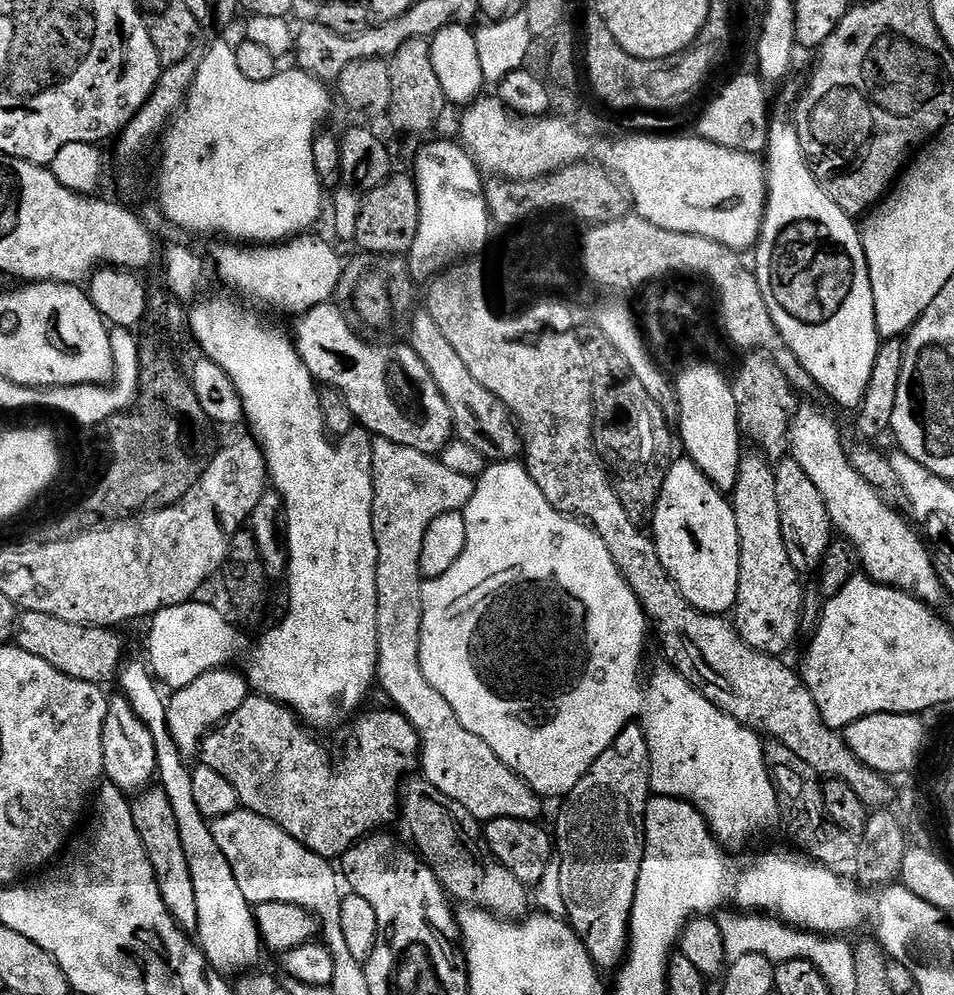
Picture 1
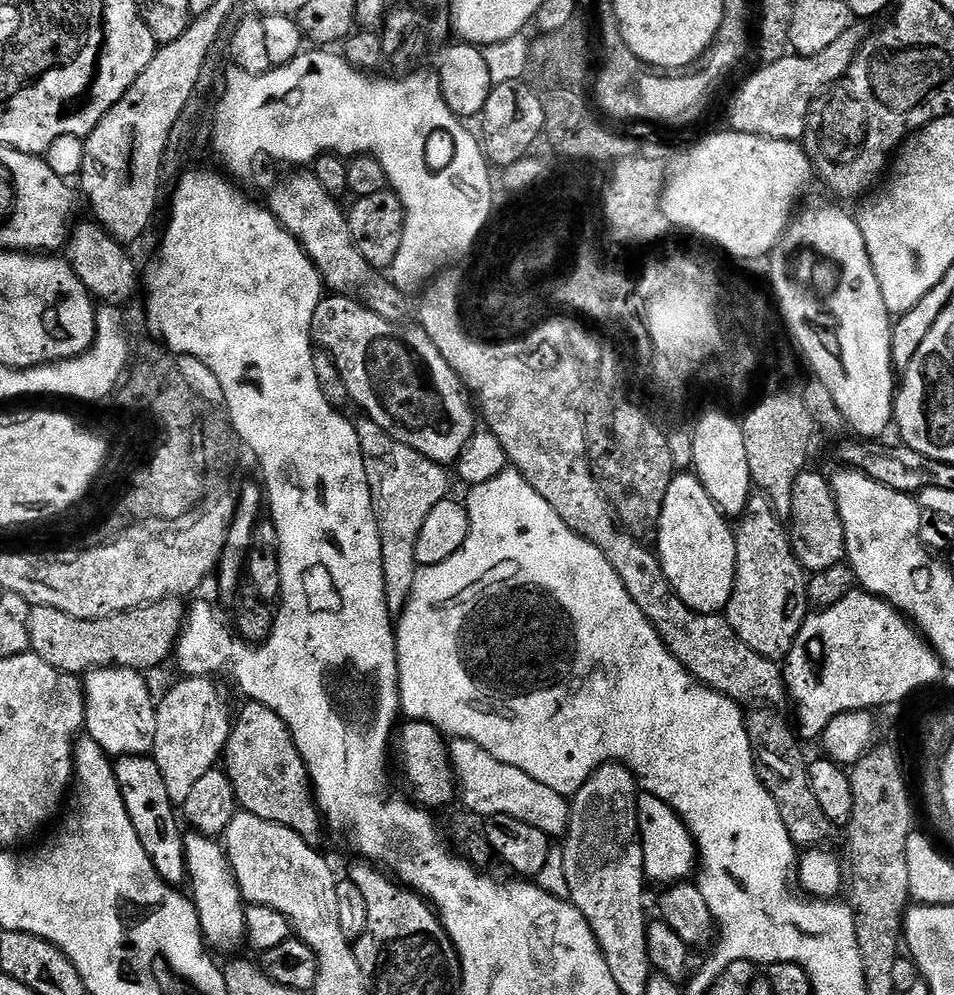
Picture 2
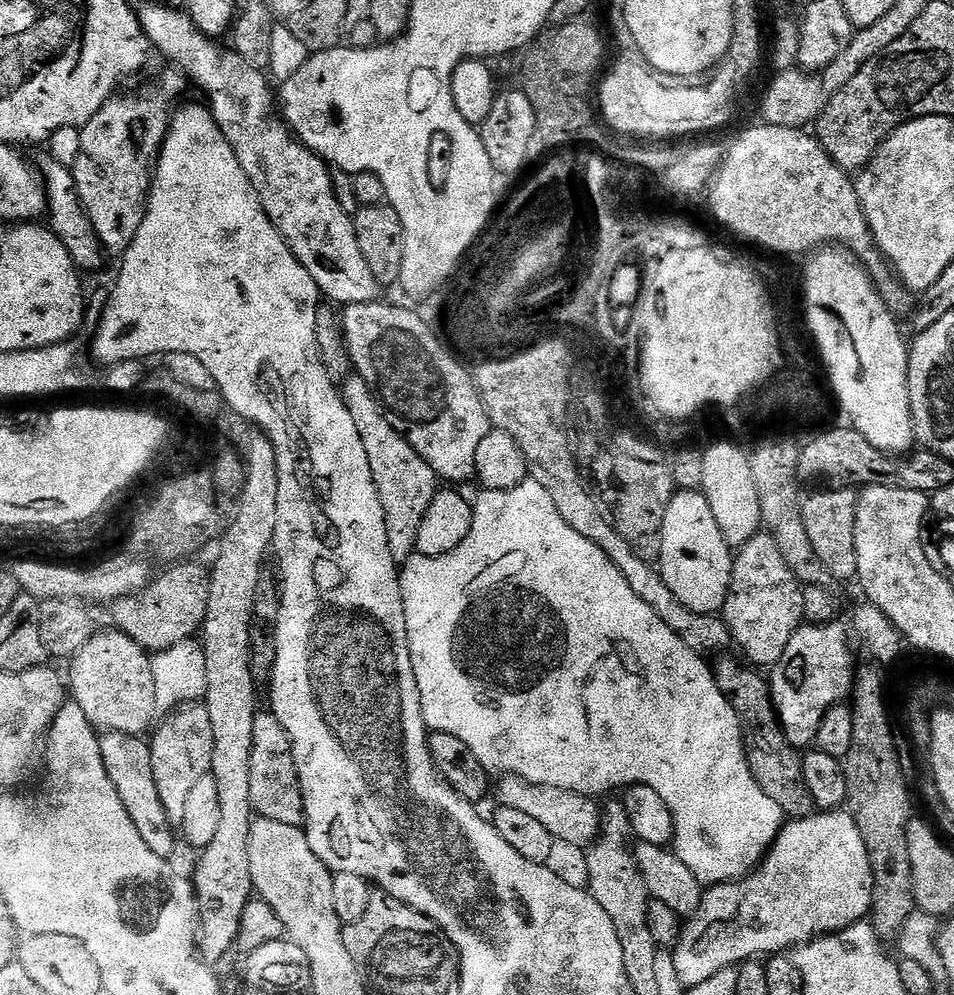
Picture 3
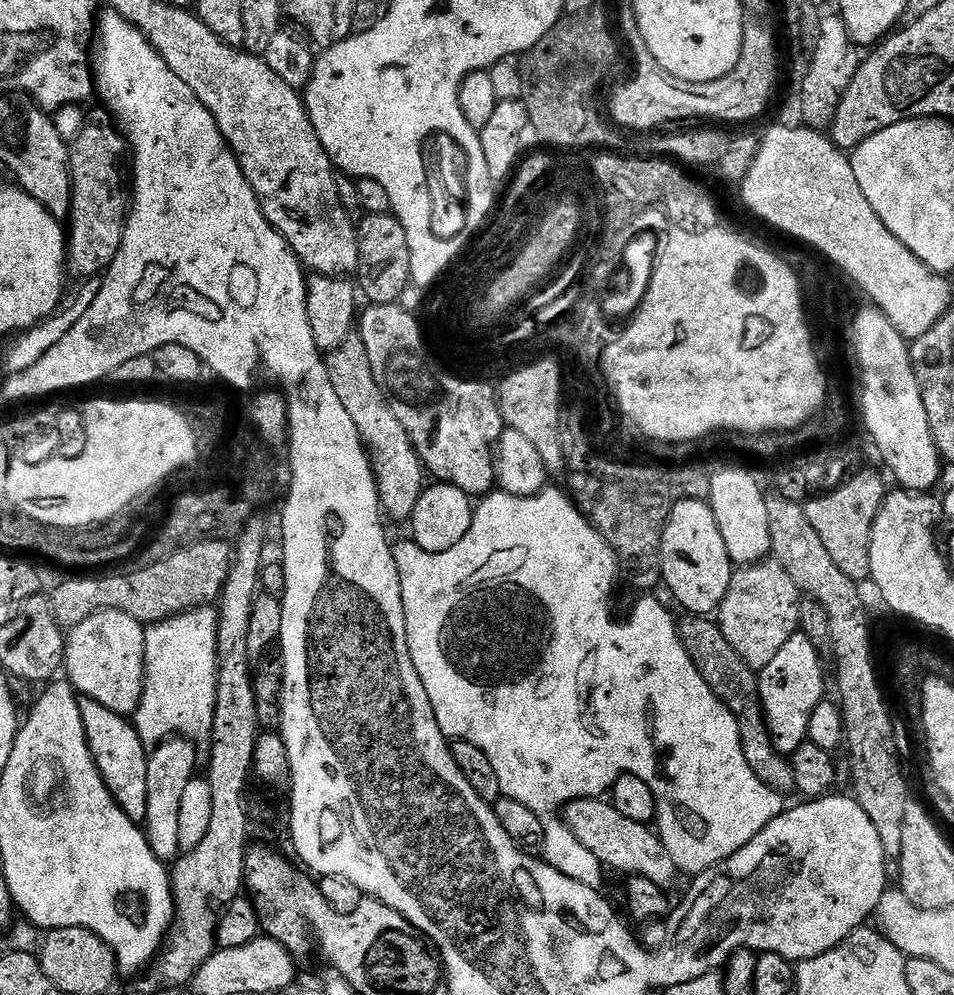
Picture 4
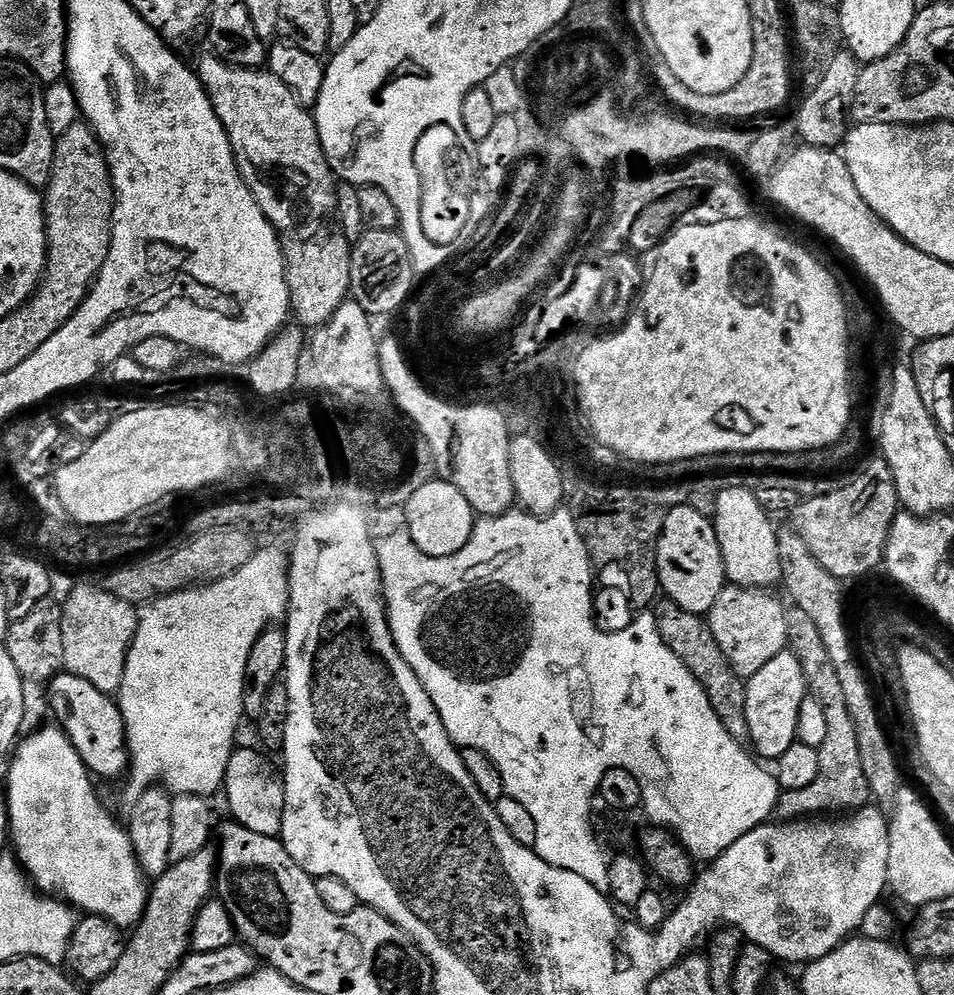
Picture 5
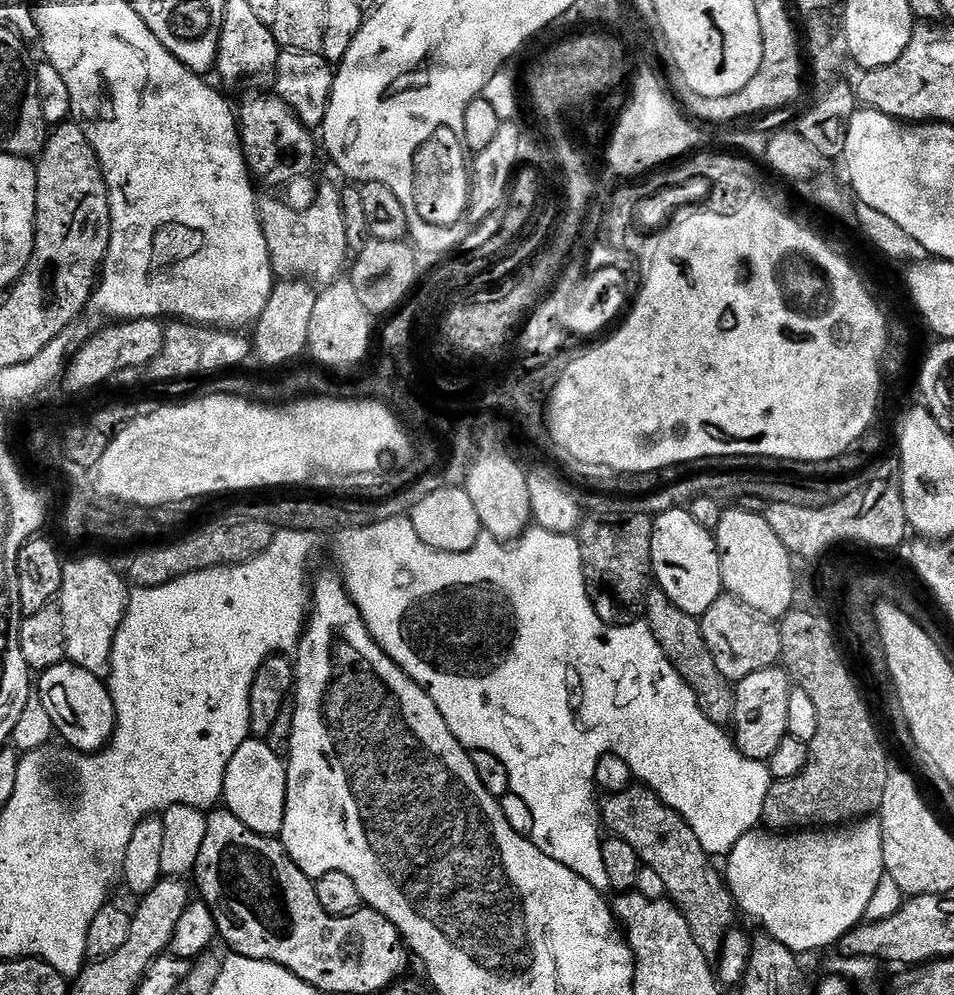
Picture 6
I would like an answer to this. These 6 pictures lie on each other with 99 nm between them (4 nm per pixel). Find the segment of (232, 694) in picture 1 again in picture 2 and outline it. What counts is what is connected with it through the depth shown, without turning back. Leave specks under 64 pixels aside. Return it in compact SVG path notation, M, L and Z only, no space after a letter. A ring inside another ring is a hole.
M184 678L181 681L164 697L159 697L154 746L150 753L158 770L162 770L162 782L166 782L172 803L177 806L183 806L195 784L217 767L234 723L233 709L228 709L228 700L215 679Z

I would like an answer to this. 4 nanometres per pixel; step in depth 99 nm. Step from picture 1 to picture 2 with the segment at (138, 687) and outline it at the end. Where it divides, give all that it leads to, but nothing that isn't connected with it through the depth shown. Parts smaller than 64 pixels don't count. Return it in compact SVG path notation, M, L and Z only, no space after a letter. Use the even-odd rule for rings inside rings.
M192 830L184 837L184 857L188 863L187 883L192 884L190 899L196 905L196 913L200 919L200 928L209 949L236 954L246 944L246 918L244 909L246 901L240 894L236 874L232 871L232 863L228 861L228 853L223 843L211 836Z

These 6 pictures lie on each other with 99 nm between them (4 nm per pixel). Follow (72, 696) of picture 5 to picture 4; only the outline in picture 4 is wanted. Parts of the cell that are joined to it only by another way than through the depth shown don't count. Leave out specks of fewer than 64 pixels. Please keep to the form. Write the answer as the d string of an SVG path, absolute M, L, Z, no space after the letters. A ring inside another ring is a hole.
M87 698L80 700L80 713L92 757L109 792L116 799L116 805L130 819L143 822L146 818L146 774L150 752L143 738L136 733L135 723L131 719L119 716L114 710L106 710L106 706Z

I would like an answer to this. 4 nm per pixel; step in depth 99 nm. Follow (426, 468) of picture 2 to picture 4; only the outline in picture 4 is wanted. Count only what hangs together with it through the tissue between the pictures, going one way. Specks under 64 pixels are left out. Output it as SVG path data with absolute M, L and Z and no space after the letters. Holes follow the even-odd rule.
M349 338L339 350L327 357L326 363L334 394L338 394L338 402L342 402L346 414L350 414L354 426L360 431L361 441L370 449L383 515L389 521L407 521L414 506L418 506L418 498L424 493L426 469L420 463L420 455L412 447L412 439L388 407L380 387L374 382L364 343L358 338Z

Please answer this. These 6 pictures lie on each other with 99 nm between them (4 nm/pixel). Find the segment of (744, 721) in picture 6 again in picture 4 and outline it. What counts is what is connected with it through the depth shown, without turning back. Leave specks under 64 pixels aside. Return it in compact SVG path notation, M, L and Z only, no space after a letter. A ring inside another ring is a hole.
M797 634L778 650L774 662L759 673L760 707L764 714L764 723L768 725L768 737L772 740L774 750L782 756L791 757L798 746L808 739L810 714L814 714L814 706L825 699L824 668L816 654L817 645L803 634Z

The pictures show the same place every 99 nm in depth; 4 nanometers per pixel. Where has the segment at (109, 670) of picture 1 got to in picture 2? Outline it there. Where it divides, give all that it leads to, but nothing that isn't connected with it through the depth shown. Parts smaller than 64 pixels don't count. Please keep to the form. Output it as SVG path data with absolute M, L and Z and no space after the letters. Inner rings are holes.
M169 598L159 600L156 604L143 604L129 612L119 612L97 620L83 620L62 614L62 610L54 610L50 606L33 607L30 614L30 650L42 662L50 662L60 672L87 674L93 668L135 668L149 670L156 668L164 659L171 657L176 651L176 642L180 631L184 629L186 604L183 599Z

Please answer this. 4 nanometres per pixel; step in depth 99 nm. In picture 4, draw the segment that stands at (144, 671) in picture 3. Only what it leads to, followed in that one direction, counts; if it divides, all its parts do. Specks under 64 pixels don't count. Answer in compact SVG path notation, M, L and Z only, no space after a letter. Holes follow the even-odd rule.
M99 609L81 624L75 624L66 636L64 666L66 679L81 697L114 710L128 718L140 705L144 689L145 625L122 610Z

